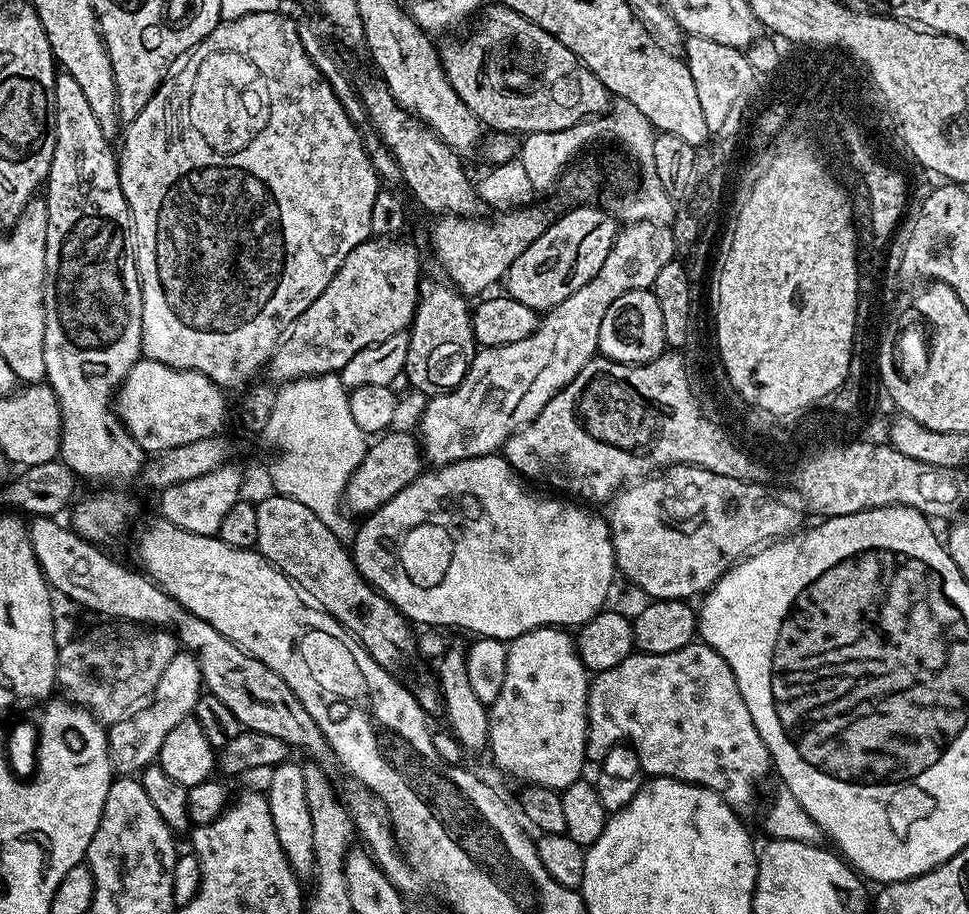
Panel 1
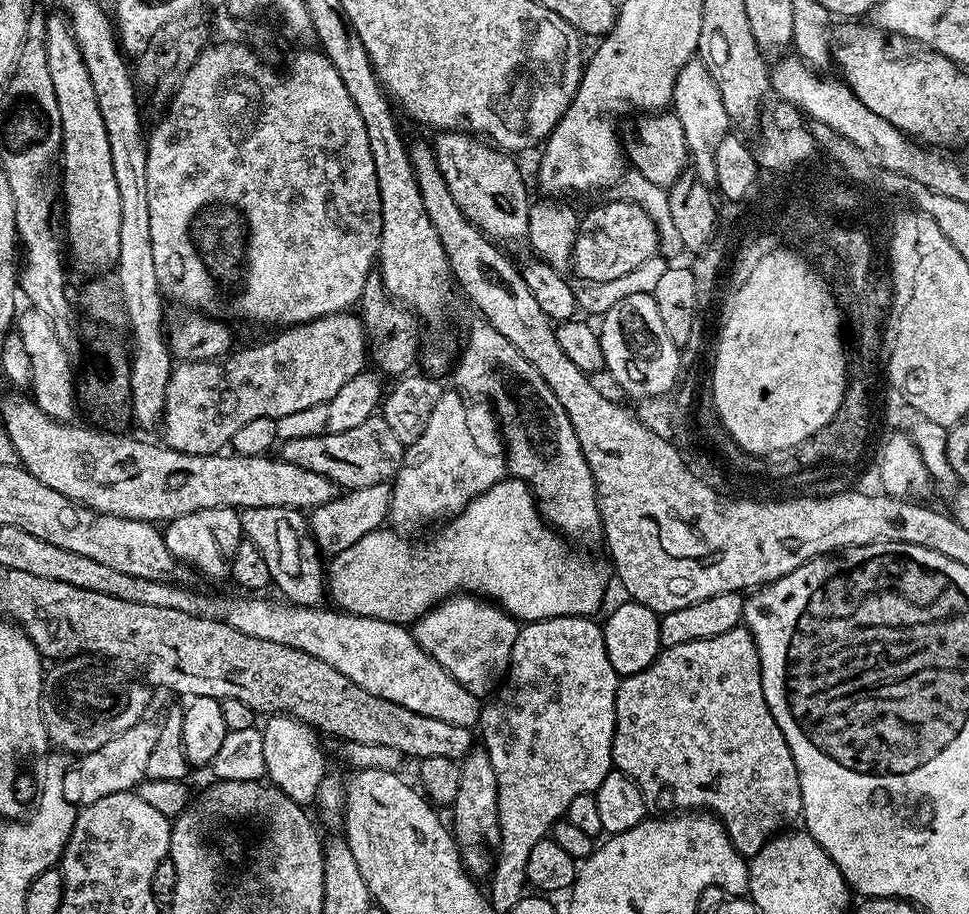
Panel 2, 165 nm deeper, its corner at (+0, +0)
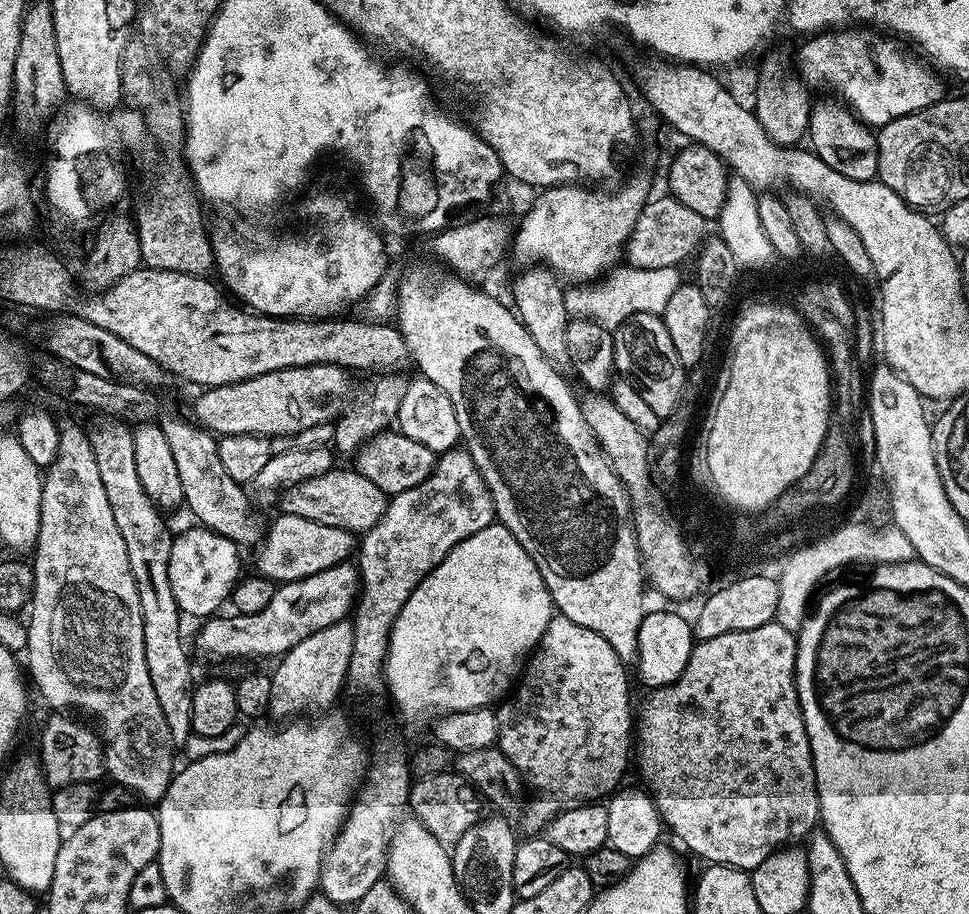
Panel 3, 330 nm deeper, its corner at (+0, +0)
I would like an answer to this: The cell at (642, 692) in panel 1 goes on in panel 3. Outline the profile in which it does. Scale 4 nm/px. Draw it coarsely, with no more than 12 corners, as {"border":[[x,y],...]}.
{"border":[[796,633],[693,643],[638,708],[661,821],[751,873],[817,827]]}

